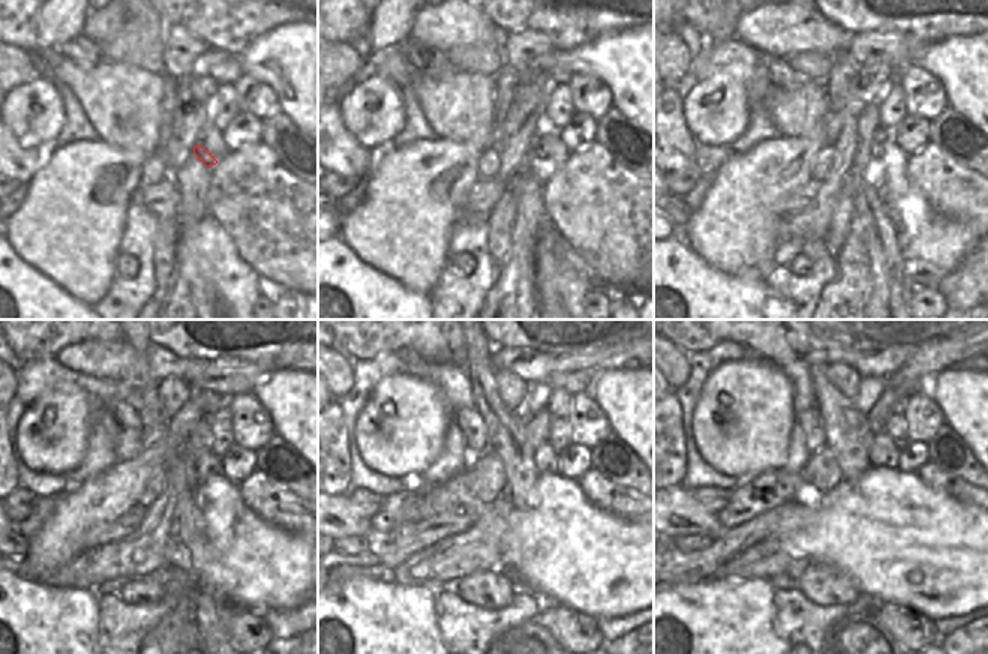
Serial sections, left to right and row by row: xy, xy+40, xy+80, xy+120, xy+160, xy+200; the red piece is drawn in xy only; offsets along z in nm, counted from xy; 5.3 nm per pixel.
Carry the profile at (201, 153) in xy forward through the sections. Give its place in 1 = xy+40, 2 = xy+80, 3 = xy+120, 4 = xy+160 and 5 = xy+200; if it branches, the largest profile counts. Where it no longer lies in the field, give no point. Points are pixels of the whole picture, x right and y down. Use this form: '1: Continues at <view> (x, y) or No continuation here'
1: Continues at xy+40 (535, 149)
2: Continues at xy+80 (882, 134)
3: Continues at xy+120 (209, 465)
4: Continues at xy+160 (546, 461)
5: Continues at xy+200 (882, 452)

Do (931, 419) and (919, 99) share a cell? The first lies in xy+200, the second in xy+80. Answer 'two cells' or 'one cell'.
one cell

